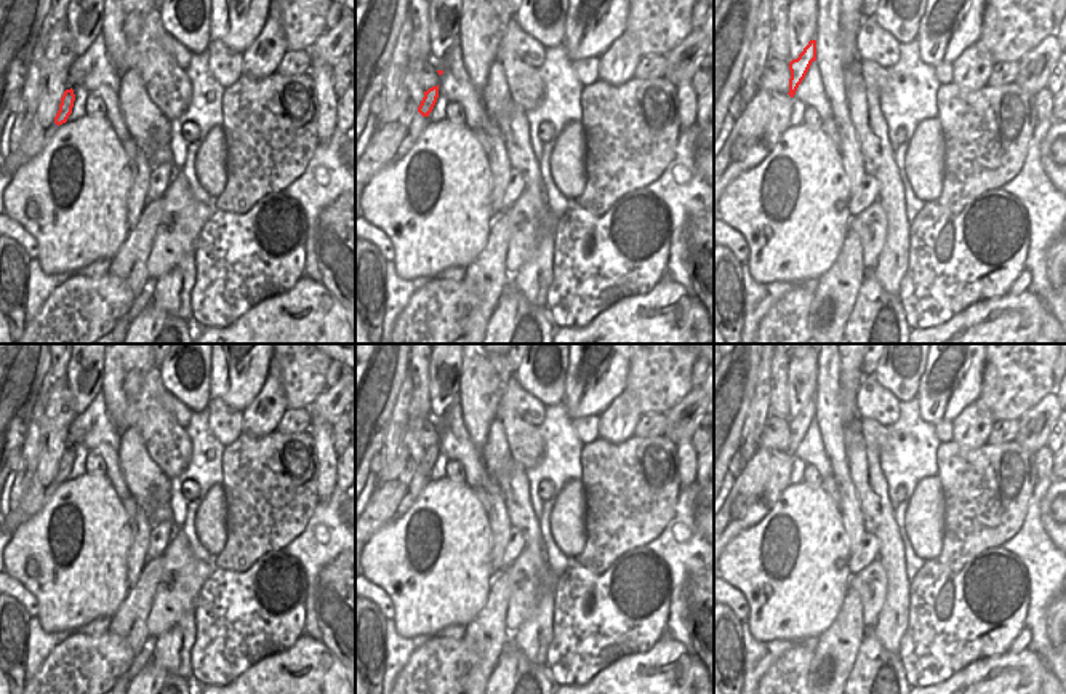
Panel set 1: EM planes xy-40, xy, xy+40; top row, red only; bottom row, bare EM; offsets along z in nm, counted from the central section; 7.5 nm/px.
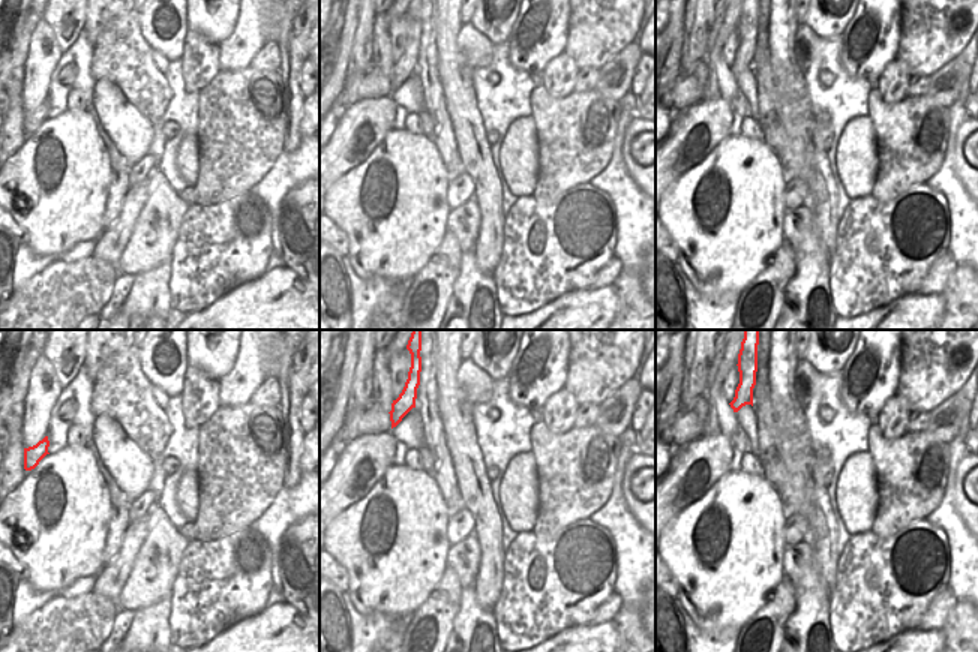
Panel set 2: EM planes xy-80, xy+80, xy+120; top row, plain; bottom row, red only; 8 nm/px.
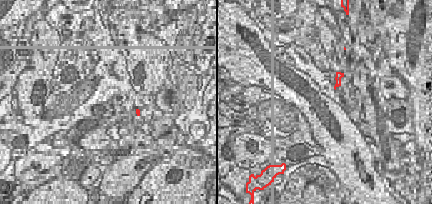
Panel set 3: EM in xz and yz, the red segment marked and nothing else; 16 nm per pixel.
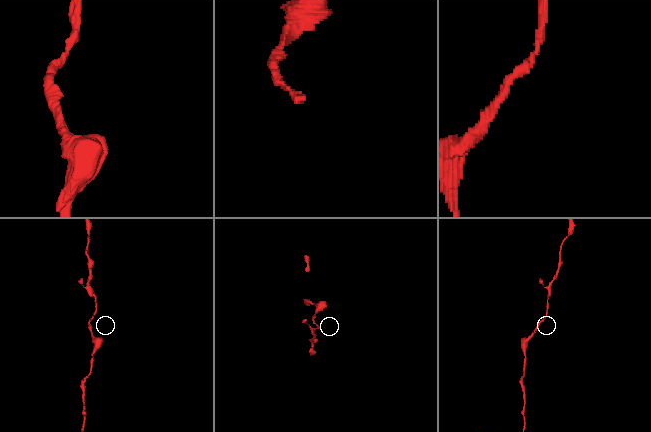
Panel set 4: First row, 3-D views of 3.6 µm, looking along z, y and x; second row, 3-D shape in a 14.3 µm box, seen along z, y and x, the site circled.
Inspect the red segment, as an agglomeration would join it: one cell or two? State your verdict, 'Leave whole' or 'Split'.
Leave whole.

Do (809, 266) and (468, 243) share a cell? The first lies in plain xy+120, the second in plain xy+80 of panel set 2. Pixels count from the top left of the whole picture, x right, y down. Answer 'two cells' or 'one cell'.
two cells

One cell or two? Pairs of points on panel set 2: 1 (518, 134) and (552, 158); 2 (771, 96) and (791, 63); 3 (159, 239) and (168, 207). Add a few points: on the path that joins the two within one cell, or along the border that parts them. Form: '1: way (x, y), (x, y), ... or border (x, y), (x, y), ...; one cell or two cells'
1: border (531, 114), (536, 123), (537, 182); two cells
2: border (774, 75), (786, 93), (797, 93), (806, 101); two cells
3: way (159, 231), (164, 215); one cell

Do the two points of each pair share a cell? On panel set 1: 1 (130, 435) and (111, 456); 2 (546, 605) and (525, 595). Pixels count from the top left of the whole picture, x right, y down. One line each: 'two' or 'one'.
1: two
2: two

